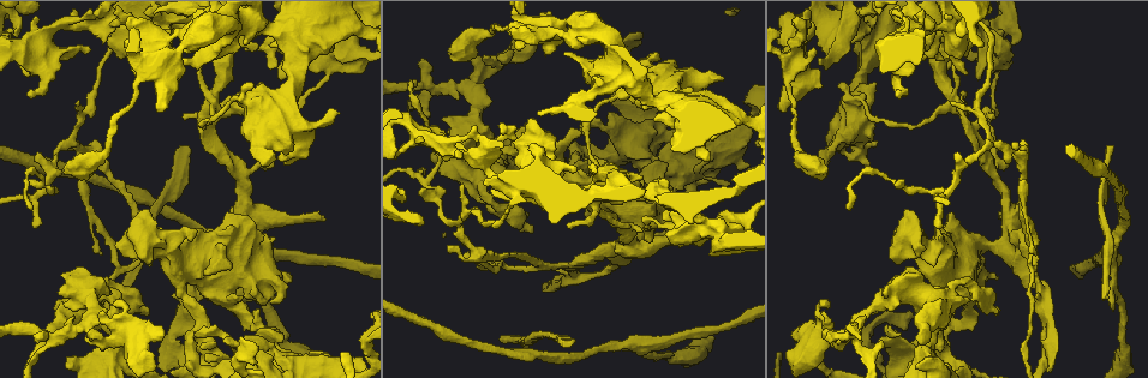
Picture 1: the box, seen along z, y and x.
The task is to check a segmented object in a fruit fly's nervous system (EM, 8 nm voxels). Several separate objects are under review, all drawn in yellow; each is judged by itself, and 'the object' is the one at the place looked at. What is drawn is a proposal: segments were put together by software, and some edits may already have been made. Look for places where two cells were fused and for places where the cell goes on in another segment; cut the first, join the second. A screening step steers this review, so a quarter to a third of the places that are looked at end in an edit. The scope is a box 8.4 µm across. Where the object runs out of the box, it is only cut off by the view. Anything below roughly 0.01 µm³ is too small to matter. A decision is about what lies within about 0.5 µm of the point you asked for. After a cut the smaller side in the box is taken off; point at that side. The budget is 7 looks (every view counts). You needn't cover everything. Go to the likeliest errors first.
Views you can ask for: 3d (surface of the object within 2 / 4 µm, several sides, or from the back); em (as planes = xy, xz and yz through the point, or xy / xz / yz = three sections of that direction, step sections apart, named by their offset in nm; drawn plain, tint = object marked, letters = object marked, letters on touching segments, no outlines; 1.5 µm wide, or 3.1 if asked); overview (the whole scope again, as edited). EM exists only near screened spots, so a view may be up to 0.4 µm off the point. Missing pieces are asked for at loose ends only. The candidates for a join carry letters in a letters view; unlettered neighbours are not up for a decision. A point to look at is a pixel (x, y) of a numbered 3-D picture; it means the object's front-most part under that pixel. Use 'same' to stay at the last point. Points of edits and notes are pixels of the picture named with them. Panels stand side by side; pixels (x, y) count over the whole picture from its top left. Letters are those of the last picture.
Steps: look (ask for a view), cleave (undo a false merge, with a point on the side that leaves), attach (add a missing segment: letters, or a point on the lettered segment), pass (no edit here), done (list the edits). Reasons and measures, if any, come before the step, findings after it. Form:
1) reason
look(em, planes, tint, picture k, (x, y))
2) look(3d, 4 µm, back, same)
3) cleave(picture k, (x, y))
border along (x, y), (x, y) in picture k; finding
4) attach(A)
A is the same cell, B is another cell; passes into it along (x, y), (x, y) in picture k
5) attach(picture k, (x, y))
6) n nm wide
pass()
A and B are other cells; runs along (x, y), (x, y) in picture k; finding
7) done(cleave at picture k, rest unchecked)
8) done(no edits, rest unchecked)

stops while still wide
look(em, planes, letters, picture 1, (942, 232))

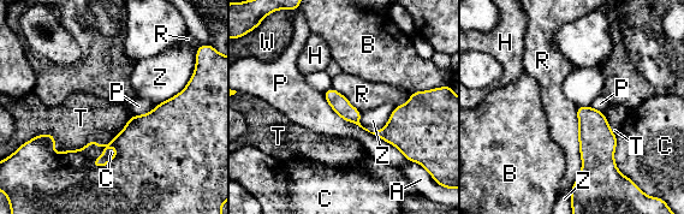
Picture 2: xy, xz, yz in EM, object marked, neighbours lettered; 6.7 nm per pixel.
pass()
A, B, C, H, P, R, T, W and Z are other cells; border along (576, 106), (581, 171), (570, 188) in picture 2; no lettered segment goes on from it

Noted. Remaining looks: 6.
an open end
look(3d, 2 µm, back, picture 1, (325, 219))

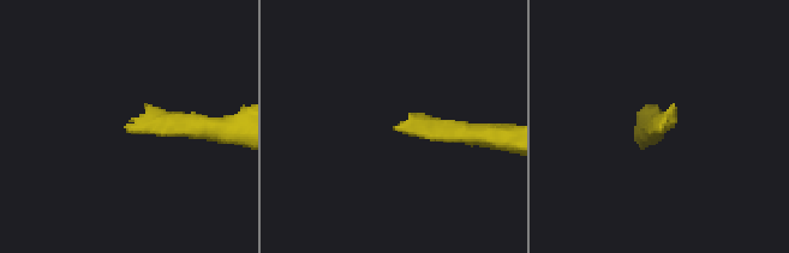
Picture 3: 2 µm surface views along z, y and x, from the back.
need the tissue
look(em, yz, step 8, letters, picture 3, (662, 129))

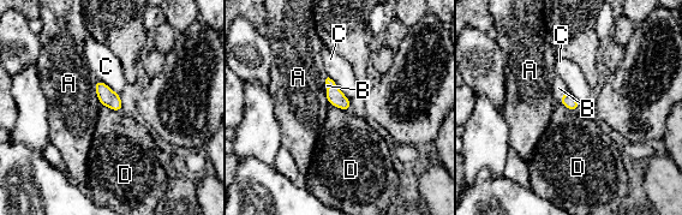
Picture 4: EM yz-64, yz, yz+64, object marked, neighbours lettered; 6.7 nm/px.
cut it another way
look(em, planes, letters, same)

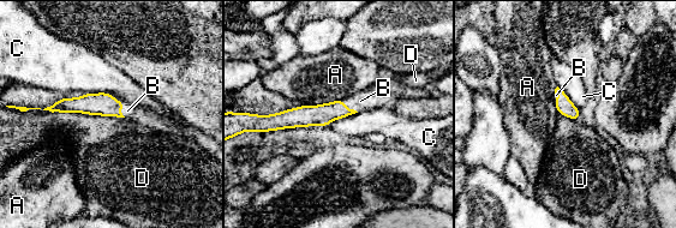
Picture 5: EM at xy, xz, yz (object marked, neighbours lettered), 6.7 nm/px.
attach(B)
B is the same cell, A, C and D are other cells; passes into it along (102, 103), (119, 109), (127, 110) in picture 5; the cell continues

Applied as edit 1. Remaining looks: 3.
three arms meet
look(em, xz, step 4, letters, picture 1, (184, 309))

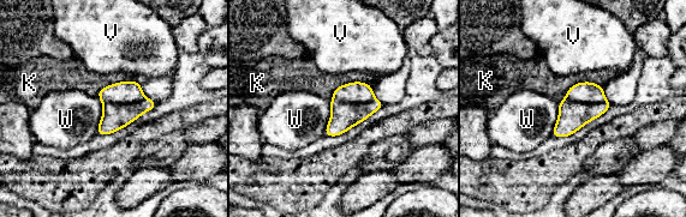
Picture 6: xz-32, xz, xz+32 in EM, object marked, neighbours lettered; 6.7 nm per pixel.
cleave(picture 6, (125, 92))
K, V and W are other cells; border along (144, 97), (130, 104), (102, 102) in picture 6; a second cell is stuck on

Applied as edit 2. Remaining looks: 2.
done(attach at picture 5, cleave at picture 6, rest unchecked)

